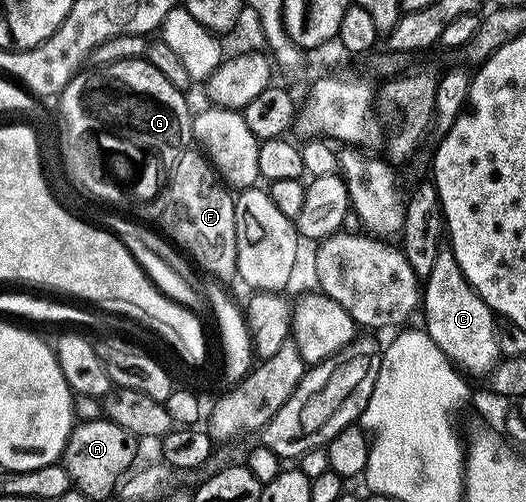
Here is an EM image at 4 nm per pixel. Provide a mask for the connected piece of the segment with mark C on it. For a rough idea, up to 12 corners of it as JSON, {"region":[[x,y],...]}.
{"region":[[453,251],[425,280],[426,334],[471,378],[500,364],[500,325]]}

